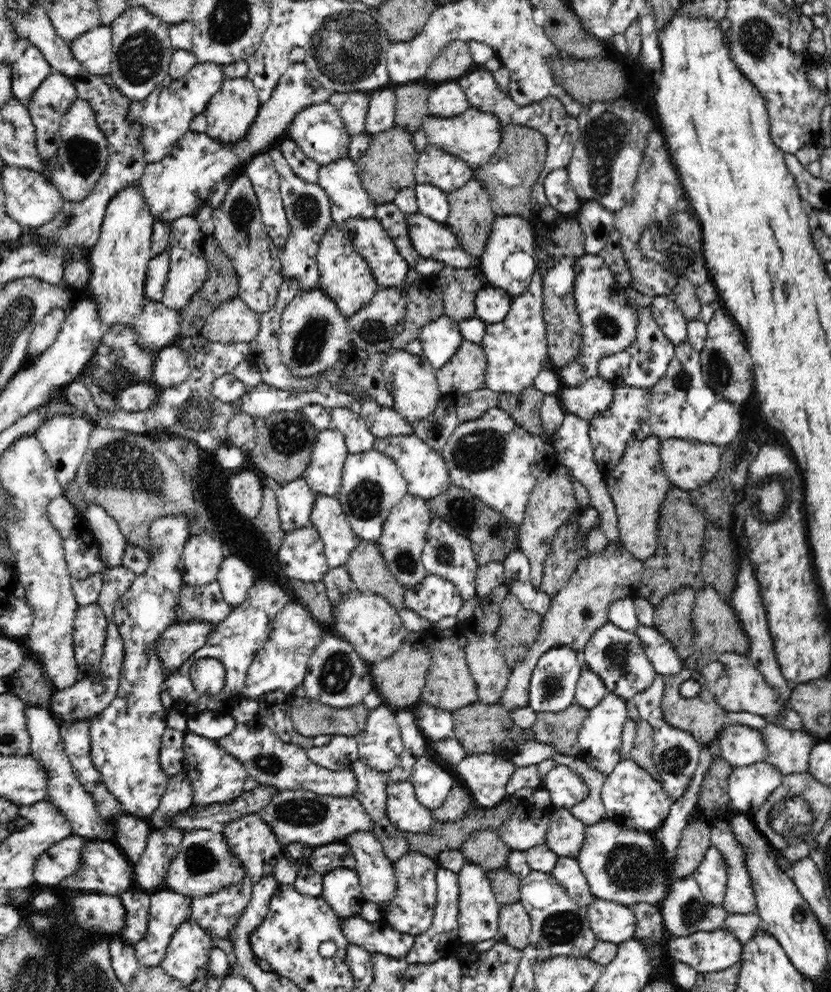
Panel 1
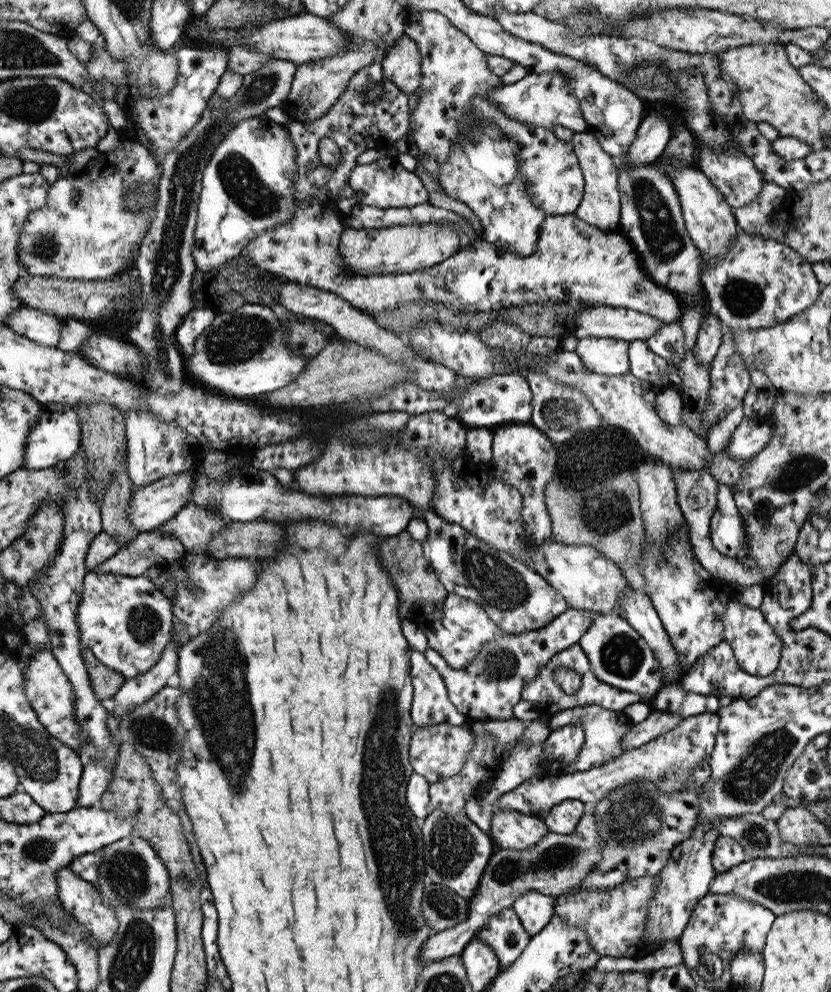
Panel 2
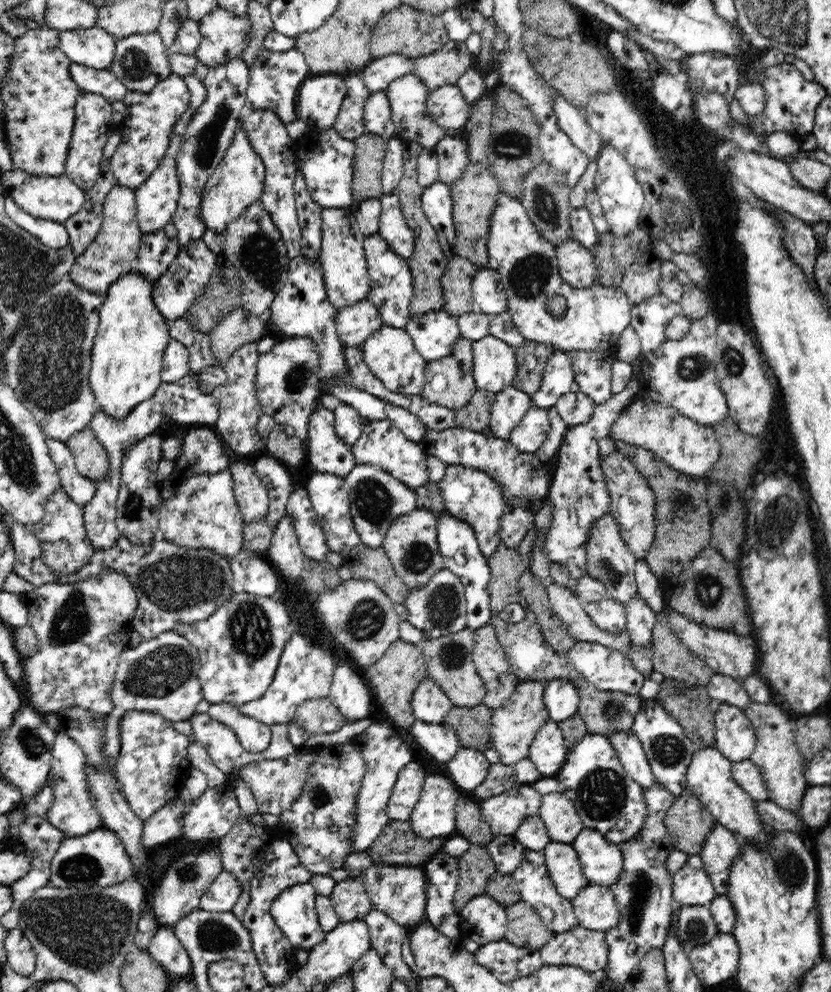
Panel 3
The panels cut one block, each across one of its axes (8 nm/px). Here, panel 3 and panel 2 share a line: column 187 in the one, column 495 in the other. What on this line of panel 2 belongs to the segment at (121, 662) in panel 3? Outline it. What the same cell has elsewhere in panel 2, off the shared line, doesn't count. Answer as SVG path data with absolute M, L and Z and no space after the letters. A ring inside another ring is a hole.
M569 608L545 627L521 634L502 636L493 642L486 643L470 665L458 670L450 667L432 648L426 648L424 656L442 675L450 702L467 721L480 718L485 721L508 720L515 718L514 706L522 700L522 682L534 680L552 656L578 643L598 614L600 612Z

